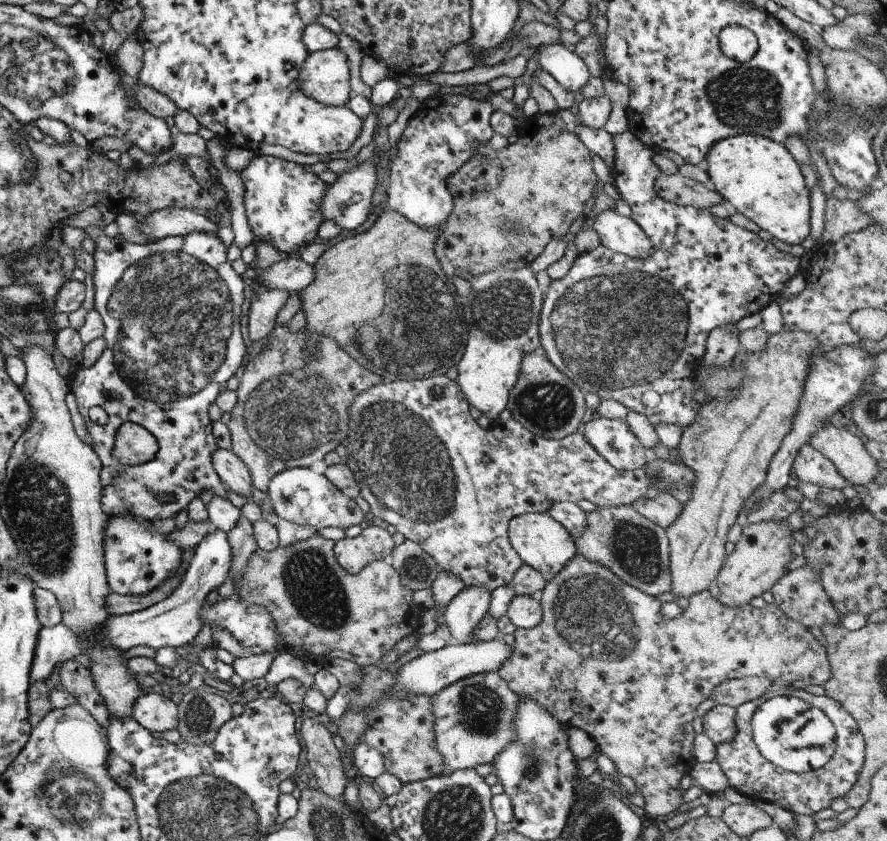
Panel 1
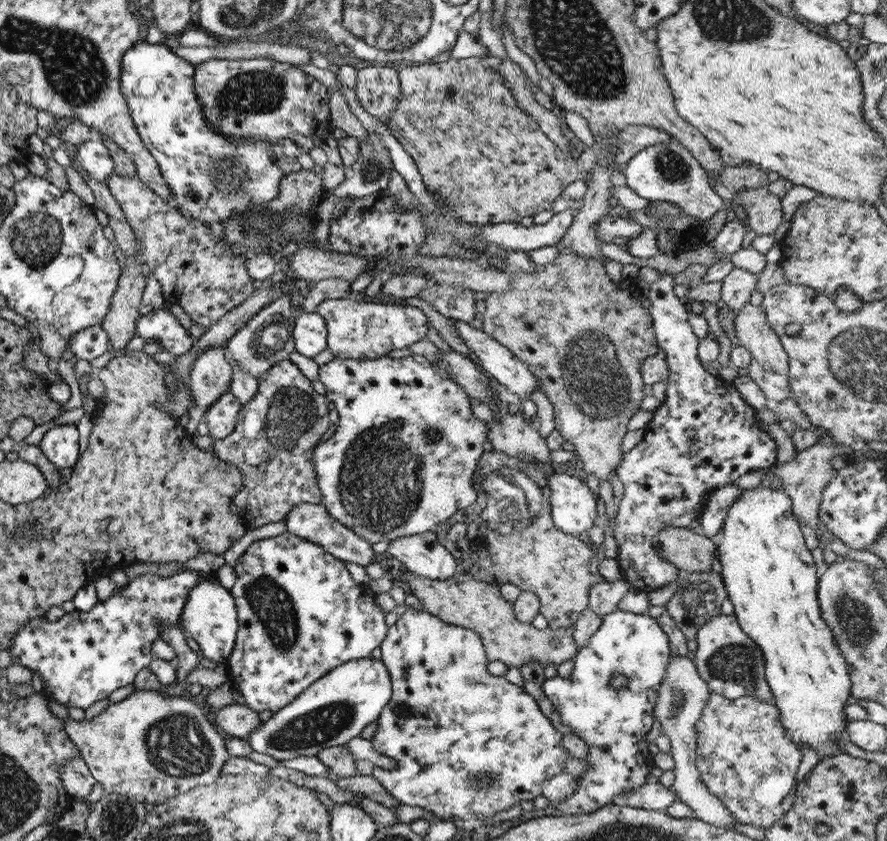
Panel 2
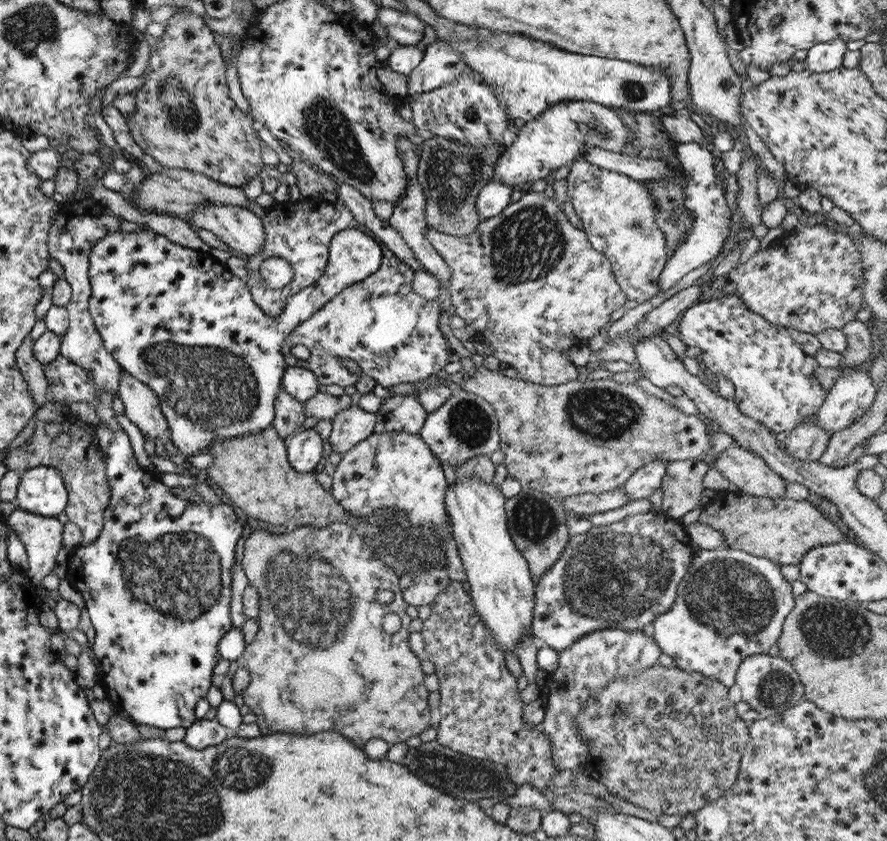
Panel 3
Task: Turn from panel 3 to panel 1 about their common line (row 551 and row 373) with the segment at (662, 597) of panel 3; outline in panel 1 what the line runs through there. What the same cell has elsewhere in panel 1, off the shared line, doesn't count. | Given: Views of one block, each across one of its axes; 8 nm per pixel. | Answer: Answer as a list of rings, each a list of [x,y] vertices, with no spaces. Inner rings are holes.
[[[631,130],[615,134],[612,137],[614,146],[612,178],[613,185],[617,188],[619,196],[627,203],[631,212],[630,219],[637,223],[637,226],[649,238],[653,246],[653,252],[645,260],[629,258],[624,254],[605,254],[607,250],[603,245],[597,246],[589,252],[583,252],[575,257],[567,273],[560,279],[551,279],[546,289],[545,299],[542,300],[541,310],[538,316],[538,337],[540,351],[547,357],[547,360],[563,376],[566,376],[581,390],[582,393],[596,394],[600,400],[614,400],[625,405],[628,410],[633,410],[643,414],[651,426],[657,424],[673,424],[679,426],[679,432],[683,428],[689,428],[695,422],[697,410],[700,405],[693,400],[694,383],[692,381],[699,364],[700,358],[705,354],[705,343],[710,330],[725,324],[734,324],[738,320],[750,314],[758,313],[771,301],[776,301],[776,297],[781,292],[785,282],[793,278],[800,269],[800,260],[789,253],[783,253],[771,244],[757,236],[757,233],[747,231],[727,219],[718,218],[711,215],[708,209],[693,208],[693,206],[677,206],[671,202],[663,200],[657,196],[653,190],[653,182],[659,176],[659,168],[653,163],[652,156],[655,153],[648,146],[645,146]]]

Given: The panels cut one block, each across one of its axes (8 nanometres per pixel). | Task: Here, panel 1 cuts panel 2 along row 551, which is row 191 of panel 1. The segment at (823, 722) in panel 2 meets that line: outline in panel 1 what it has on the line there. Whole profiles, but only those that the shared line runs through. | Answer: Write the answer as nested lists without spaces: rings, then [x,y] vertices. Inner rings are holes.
[[[761,135],[730,136],[717,140],[704,160],[710,187],[736,212],[787,244],[801,244],[809,236],[809,189],[784,145]]]

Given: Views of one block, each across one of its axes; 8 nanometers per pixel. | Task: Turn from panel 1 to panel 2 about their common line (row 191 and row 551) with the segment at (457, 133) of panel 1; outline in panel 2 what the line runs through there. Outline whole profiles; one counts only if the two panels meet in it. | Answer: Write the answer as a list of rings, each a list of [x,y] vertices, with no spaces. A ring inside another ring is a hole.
[[[431,531],[390,540],[386,551],[401,562],[404,570],[429,580],[447,580],[459,571],[453,556]]]

